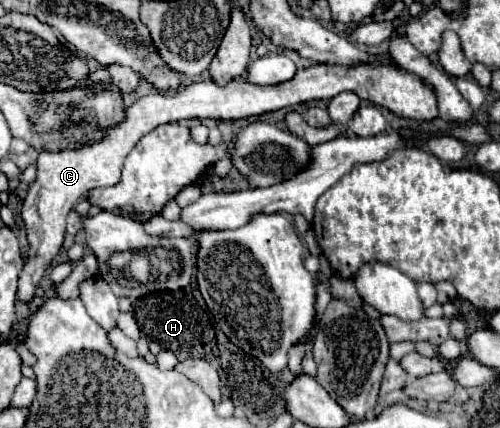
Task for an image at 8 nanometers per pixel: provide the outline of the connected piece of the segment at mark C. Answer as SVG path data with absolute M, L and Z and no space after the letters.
M311 64L307 68L299 68L293 80L271 84L271 86L255 86L245 78L231 80L225 86L213 84L213 80L189 84L175 92L155 92L139 98L125 110L125 118L121 124L103 130L103 138L97 142L79 144L77 148L67 148L59 152L43 150L37 160L37 180L31 184L29 194L21 208L21 218L27 230L29 258L25 260L25 268L19 278L19 300L31 300L35 296L37 284L51 260L59 254L65 238L65 218L71 208L79 202L89 188L103 188L119 184L121 168L125 156L133 150L133 146L151 130L161 124L171 124L187 118L213 118L213 120L239 120L251 118L265 112L289 108L295 104L311 102L311 100L331 100L337 94L351 90L361 100L369 100L371 104L389 108L393 114L411 118L411 120L433 120L437 118L437 100L433 90L413 72L399 68L397 64L355 64L355 66L331 66L331 64Z

